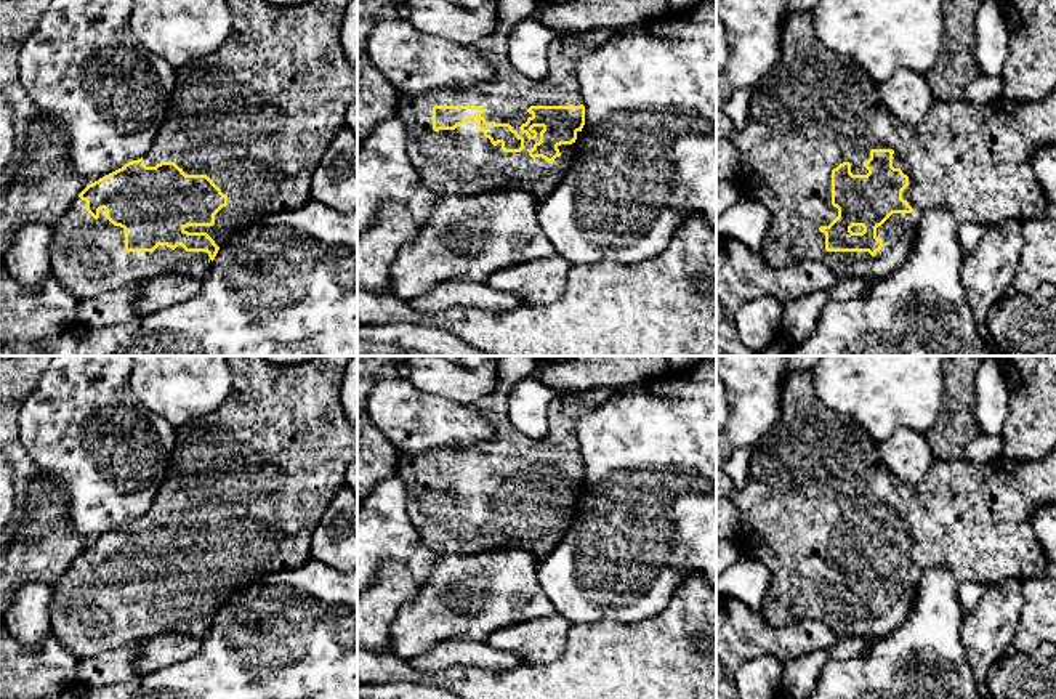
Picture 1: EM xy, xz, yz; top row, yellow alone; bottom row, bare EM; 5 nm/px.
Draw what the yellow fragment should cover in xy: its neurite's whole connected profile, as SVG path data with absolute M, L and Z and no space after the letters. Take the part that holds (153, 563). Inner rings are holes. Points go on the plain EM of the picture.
M226 356L232 377L231 393L216 410L192 418L176 428L170 465L149 510L141 518L131 519L122 527L87 543L64 574L53 584L50 598L51 633L69 653L80 661L133 641L167 633L205 638L220 606L234 592L244 588L260 576L282 569L295 569L312 558L312 532L332 499L345 486L348 467L357 460L357 430L348 422L340 399L340 388L349 358L351 356L322 356L320 359L298 366L279 366L263 356Z

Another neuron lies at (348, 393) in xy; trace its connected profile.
M357 356L346 364L340 399L348 422L357 430Z

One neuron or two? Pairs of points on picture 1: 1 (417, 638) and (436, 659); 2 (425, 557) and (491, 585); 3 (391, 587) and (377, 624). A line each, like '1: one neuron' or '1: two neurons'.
1: two neurons
2: two neurons
3: one neuron

